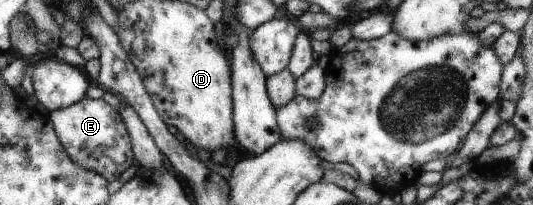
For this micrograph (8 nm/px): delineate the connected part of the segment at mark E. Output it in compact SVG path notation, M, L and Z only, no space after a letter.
M83 97L76 103L47 113L66 152L83 168L93 169L107 180L119 179L133 164L131 137L121 113L103 99Z

